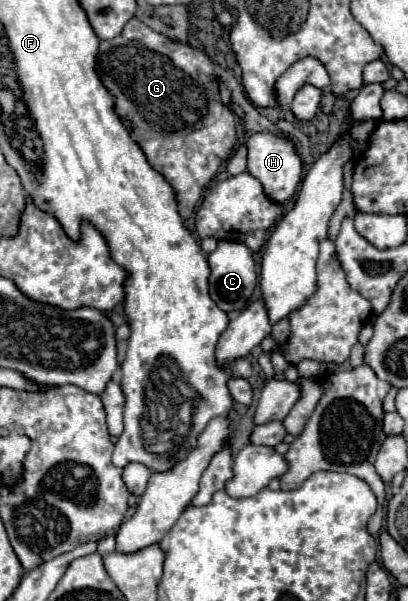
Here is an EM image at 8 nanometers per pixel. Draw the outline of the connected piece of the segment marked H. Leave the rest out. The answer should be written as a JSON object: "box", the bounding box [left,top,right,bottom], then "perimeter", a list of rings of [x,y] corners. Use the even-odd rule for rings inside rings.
{"box":[246,133,302,203],"perimeter":[[[254,133],[246,139],[246,149],[248,149],[248,171],[254,177],[258,177],[258,181],[264,187],[264,193],[276,203],[288,201],[302,179],[302,163],[294,143],[276,137],[272,133]]]}

